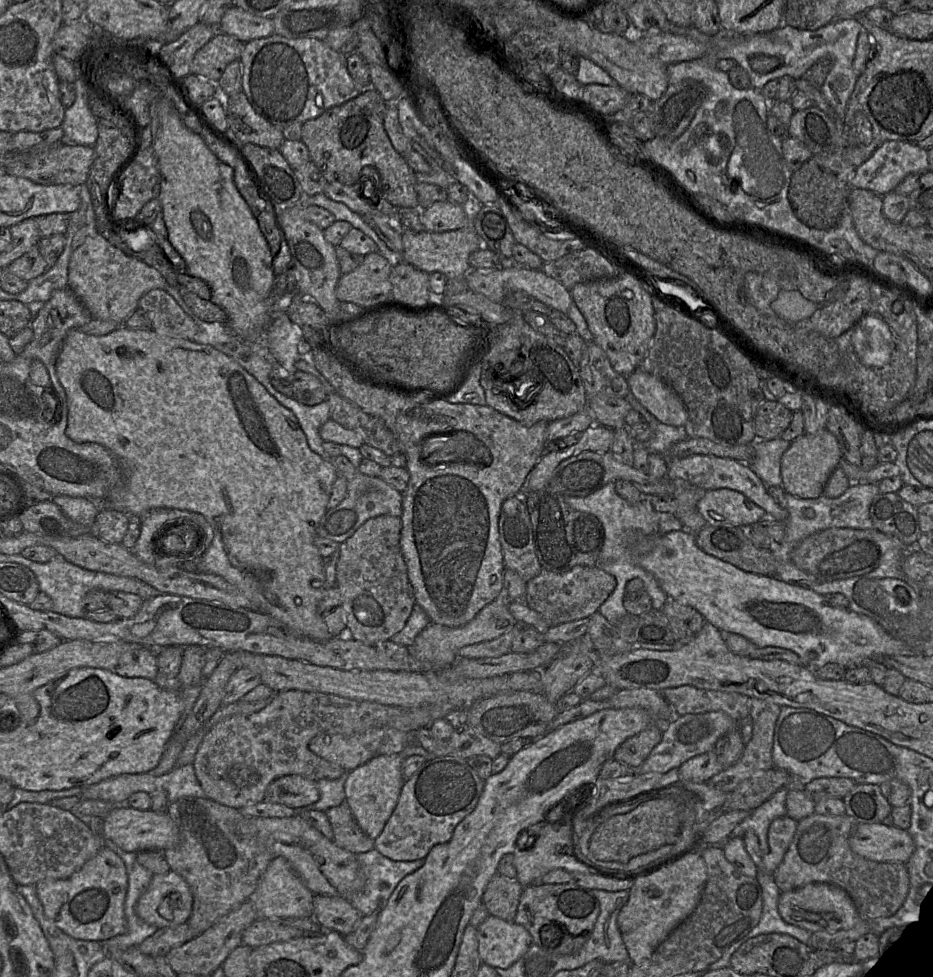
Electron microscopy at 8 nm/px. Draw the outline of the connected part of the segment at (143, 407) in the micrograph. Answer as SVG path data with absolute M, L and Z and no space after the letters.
M124 325L119 326L117 329L111 331L106 335L91 335L81 331L78 328L72 329L66 335L58 358L56 362L56 372L61 382L61 385L65 389L68 398L68 405L69 405L69 414L68 414L68 425L66 428L66 435L77 443L85 443L85 442L94 442L103 445L104 447L108 448L115 457L119 460L120 464L123 467L123 478L121 480L121 484L116 486L106 497L106 499L102 500L92 500L97 501L99 505L99 512L101 509L113 509L122 513L127 514L133 520L138 520L143 518L146 514L154 511L156 509L164 509L164 508L173 508L179 510L186 510L190 512L195 512L202 515L207 522L211 525L214 537L213 540L208 547L207 551L204 553L202 557L200 557L194 564L194 569L199 573L204 574L214 574L221 577L227 583L234 586L239 592L241 592L251 603L254 605L256 610L260 611L264 614L267 614L282 625L284 625L287 629L292 631L293 633L311 639L315 641L328 641L332 639L332 635L329 633L328 628L318 614L317 608L319 602L324 598L327 593L327 588L325 587L325 562L321 555L318 552L317 547L315 546L315 539L317 537L316 531L318 525L320 524L322 518L324 517L327 509L327 504L329 501L329 497L332 491L332 487L335 481L338 478L338 471L333 464L333 460L330 459L323 459L321 456L316 454L311 450L308 445L307 438L305 433L303 432L297 417L294 413L289 410L288 408L284 407L280 404L267 390L266 388L259 383L251 374L249 374L240 364L234 361L229 356L225 355L224 353L218 351L214 347L206 344L199 344L193 340L182 339L182 338L175 338L175 337L167 337L161 336L157 334L154 330L142 330L142 329L131 329L125 327Z

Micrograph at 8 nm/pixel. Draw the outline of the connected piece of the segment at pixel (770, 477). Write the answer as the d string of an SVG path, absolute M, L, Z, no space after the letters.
M780 437L753 443L755 456L749 466L768 487L782 487L781 458L790 443Z

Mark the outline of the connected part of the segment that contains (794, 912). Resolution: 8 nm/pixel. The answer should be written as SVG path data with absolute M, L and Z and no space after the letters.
M810 883L782 892L778 900L778 911L786 923L811 933L848 930L862 918L851 896L841 887L829 883Z

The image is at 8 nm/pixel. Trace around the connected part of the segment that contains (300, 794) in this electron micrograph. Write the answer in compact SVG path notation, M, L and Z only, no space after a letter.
M286 775L272 781L262 802L278 803L294 810L305 808L320 798L317 781L300 775Z

